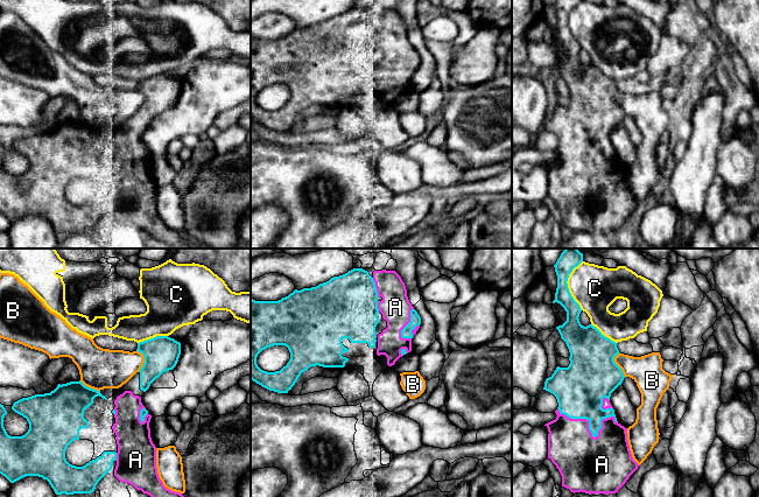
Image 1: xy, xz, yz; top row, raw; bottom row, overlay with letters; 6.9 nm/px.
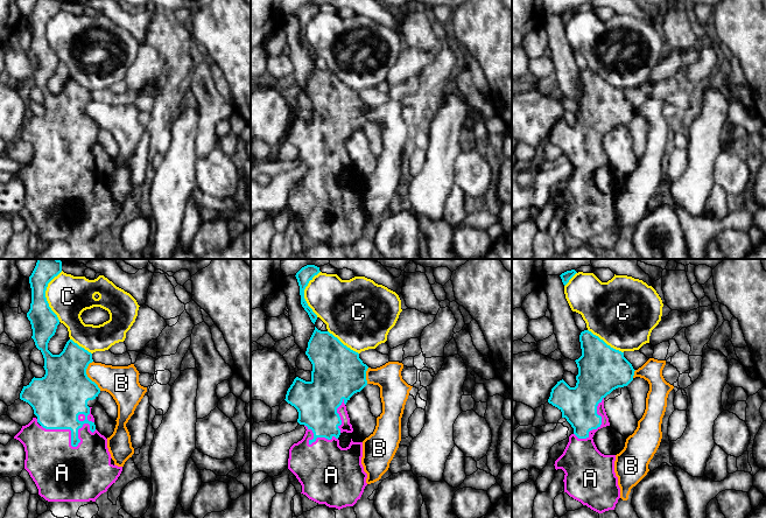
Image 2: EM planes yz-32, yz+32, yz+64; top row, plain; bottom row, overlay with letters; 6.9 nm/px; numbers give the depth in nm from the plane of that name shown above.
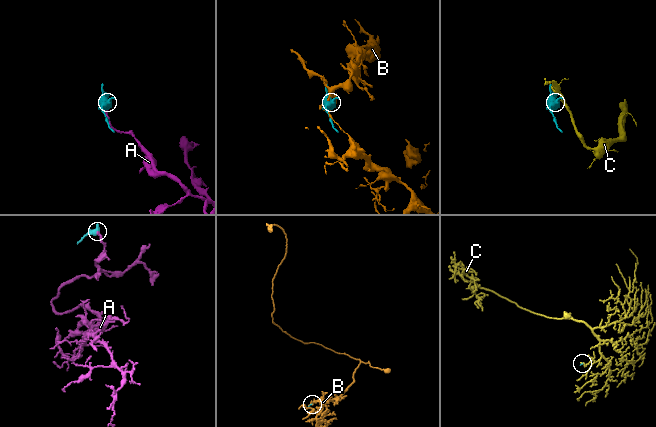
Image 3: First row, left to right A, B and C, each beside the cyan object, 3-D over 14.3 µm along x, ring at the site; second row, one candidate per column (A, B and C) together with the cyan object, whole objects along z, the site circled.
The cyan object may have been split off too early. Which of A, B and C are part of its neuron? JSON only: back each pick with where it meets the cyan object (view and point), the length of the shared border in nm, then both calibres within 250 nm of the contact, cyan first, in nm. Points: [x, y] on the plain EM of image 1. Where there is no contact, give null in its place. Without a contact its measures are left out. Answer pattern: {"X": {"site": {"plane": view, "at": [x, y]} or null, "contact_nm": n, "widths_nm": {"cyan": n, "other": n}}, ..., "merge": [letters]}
{"A": {"site": {"plane": "yz", "at": [589, 168]}, "contact_nm": 420, "widths_nm": {"cyan": 320, "other": 380}}, "merge": ["A"]}

